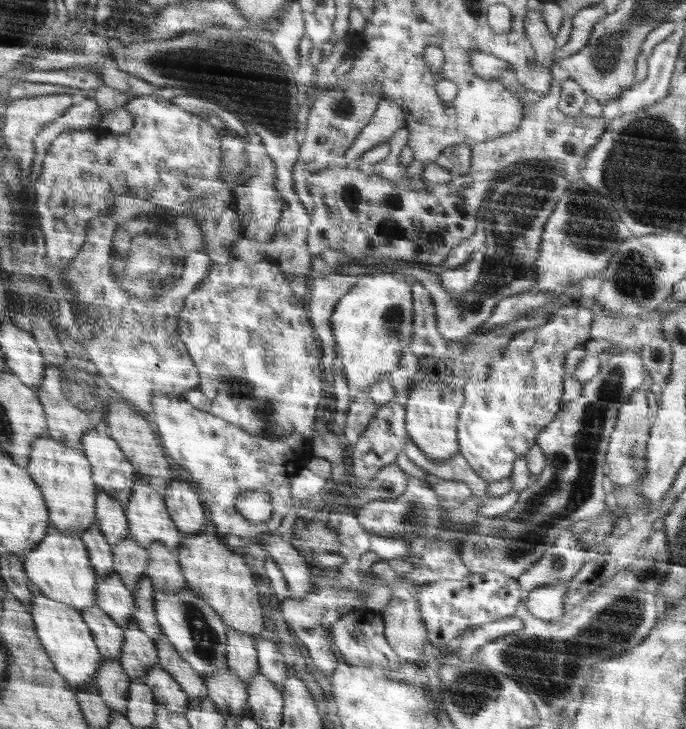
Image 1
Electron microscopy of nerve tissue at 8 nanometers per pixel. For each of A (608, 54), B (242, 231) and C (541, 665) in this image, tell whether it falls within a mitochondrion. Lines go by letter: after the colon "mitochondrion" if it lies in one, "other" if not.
A: mitochondrion
B: other
C: mitochondrion

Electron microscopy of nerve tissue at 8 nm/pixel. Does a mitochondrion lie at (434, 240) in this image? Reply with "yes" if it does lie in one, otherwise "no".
yes

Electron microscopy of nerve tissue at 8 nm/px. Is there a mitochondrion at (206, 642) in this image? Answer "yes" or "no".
yes

